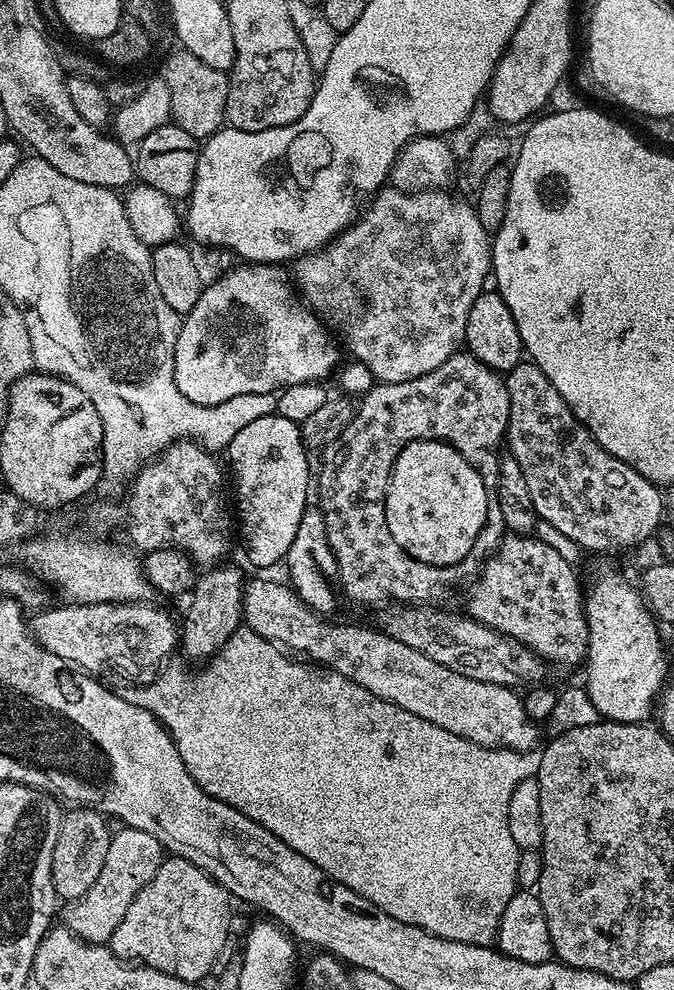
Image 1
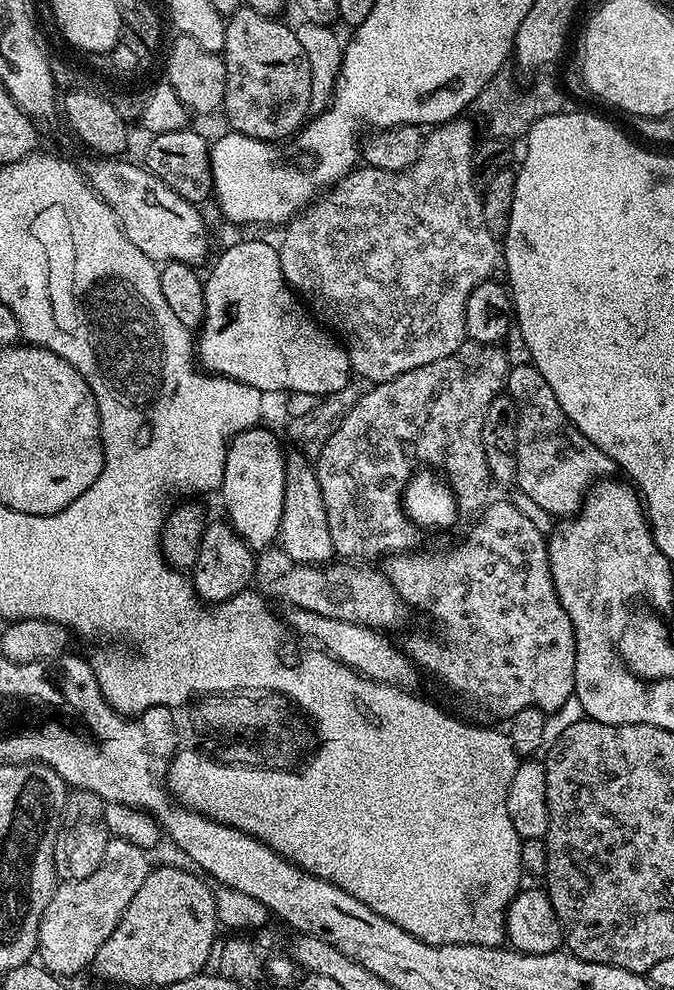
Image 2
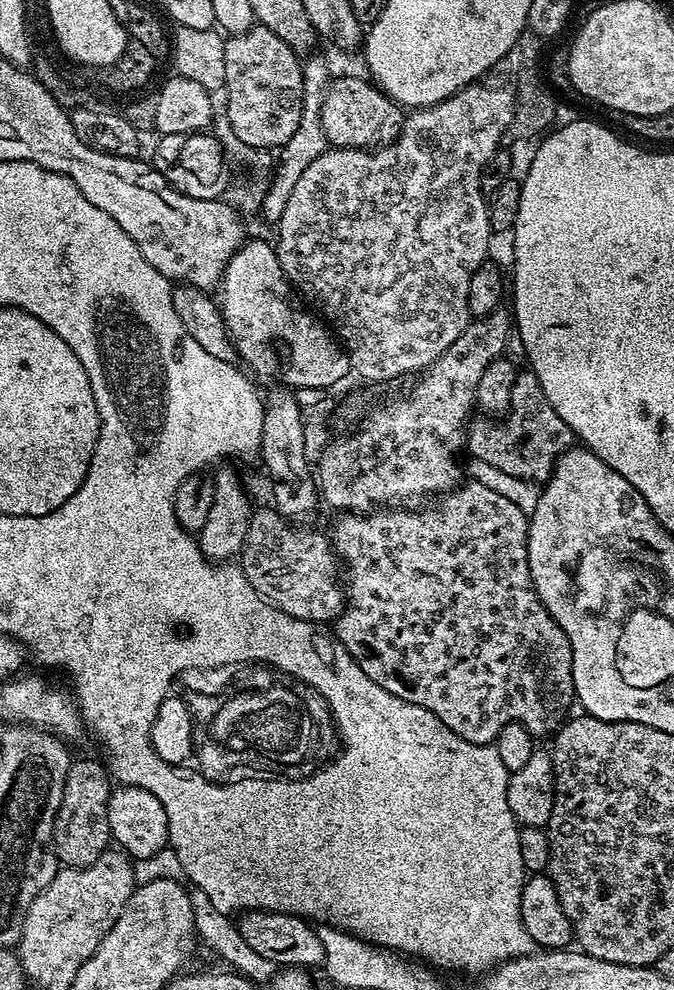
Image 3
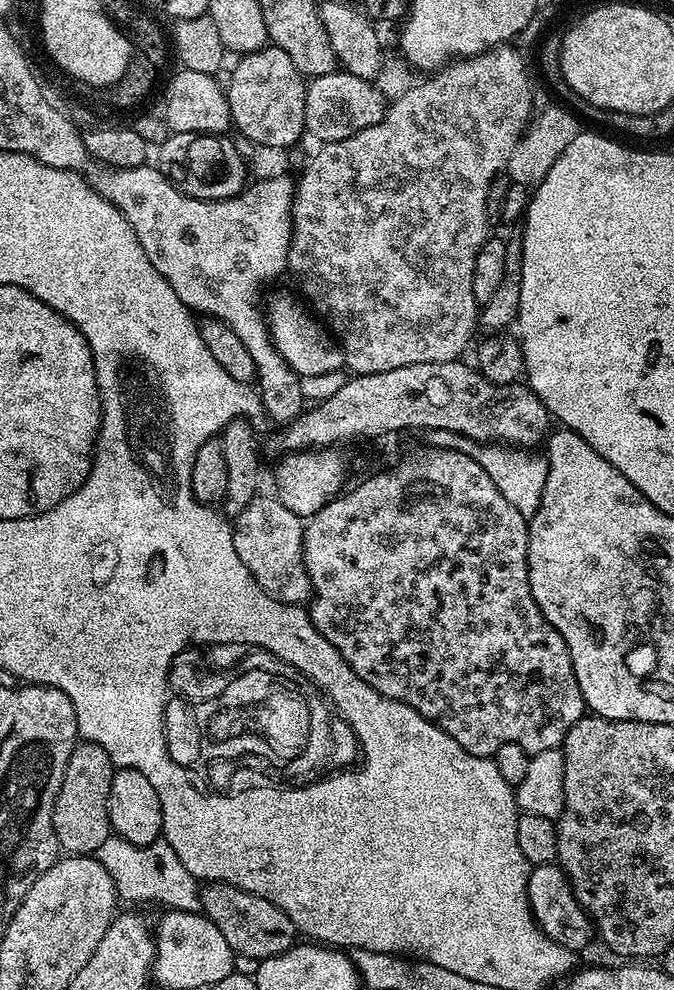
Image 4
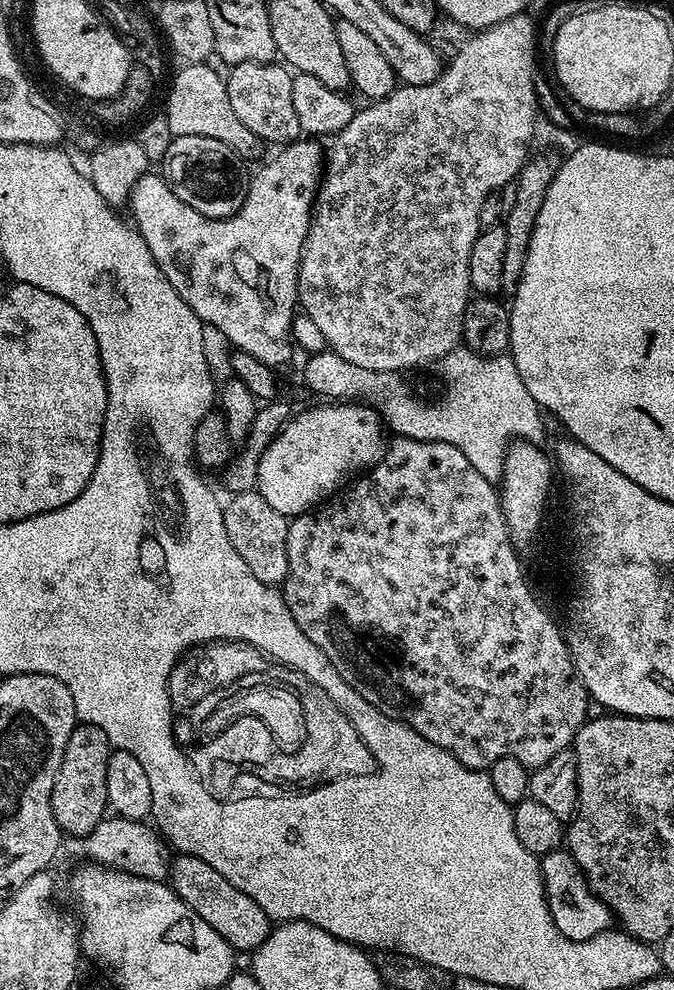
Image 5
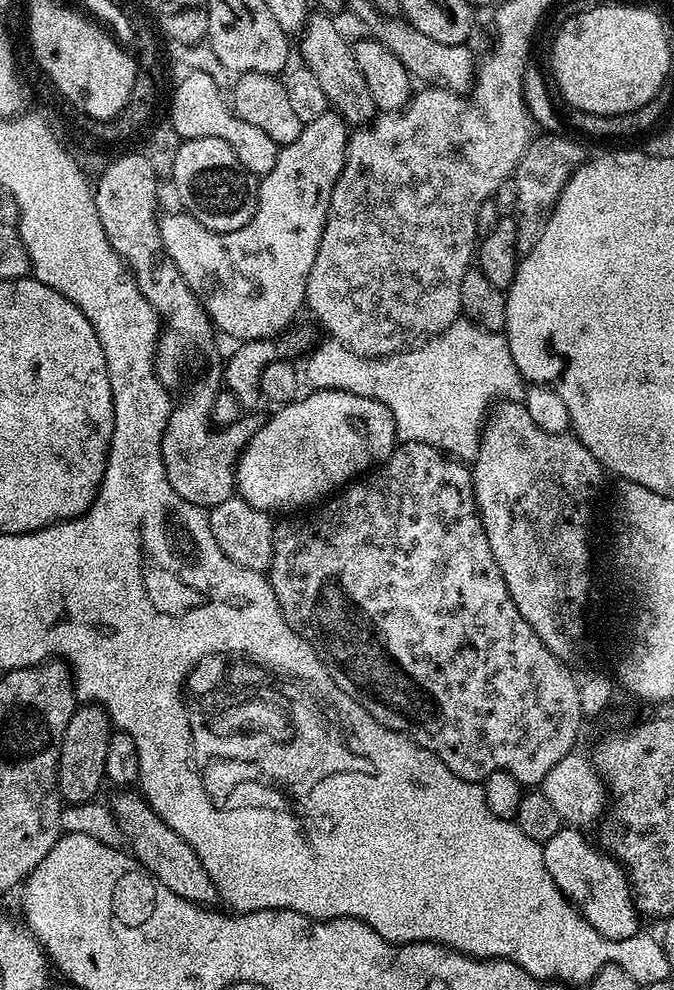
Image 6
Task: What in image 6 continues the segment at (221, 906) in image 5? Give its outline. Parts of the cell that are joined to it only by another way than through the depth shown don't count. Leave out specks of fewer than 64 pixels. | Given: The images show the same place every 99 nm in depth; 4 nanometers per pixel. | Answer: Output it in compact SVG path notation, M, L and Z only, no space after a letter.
M139 791L117 792L120 793L113 798L112 802L110 801L111 814L120 828L121 837L132 843L130 852L137 862L174 894L201 906L215 905L218 900L216 887L214 882L210 882L210 874L206 874L202 862L198 862L198 854L194 854L190 846L186 846L186 842L177 832L170 830L168 823L150 807Z

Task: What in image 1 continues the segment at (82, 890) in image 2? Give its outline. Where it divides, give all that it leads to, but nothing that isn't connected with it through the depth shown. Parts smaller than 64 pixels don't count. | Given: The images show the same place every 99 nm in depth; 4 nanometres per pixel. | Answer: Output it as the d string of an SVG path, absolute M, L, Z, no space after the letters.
M127 826L119 830L121 832L112 832L110 850L106 850L106 862L102 862L102 870L94 886L90 886L82 899L67 905L66 927L86 944L107 945L111 941L114 930L118 930L118 922L122 922L126 910L130 910L130 902L134 902L138 890L142 890L142 886L146 886L146 882L158 874L160 863L166 859L164 847L158 838L150 838L146 830Z

